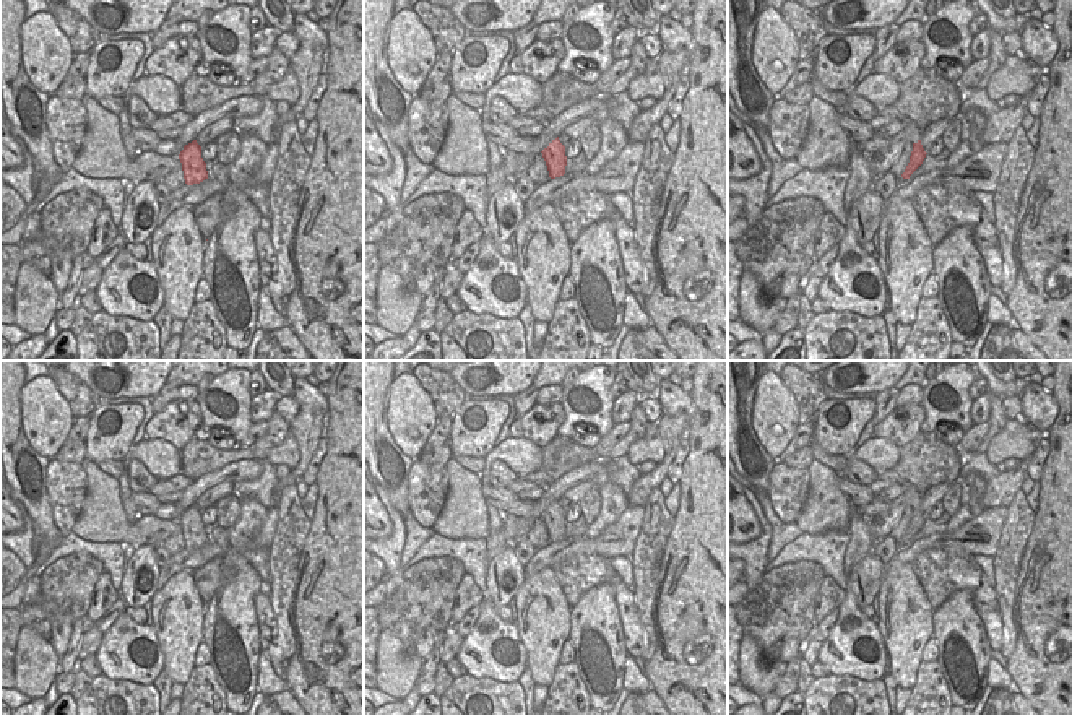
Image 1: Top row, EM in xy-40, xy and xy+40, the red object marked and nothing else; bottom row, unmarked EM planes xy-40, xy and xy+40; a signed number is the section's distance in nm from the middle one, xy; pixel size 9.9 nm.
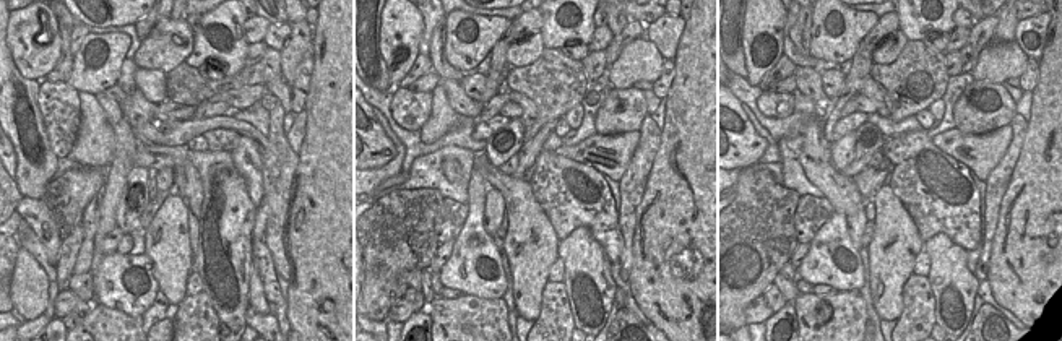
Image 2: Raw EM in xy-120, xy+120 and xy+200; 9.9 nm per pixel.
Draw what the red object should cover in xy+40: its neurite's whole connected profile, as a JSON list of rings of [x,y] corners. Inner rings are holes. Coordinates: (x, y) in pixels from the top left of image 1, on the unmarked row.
[[[911,484],[903,488],[905,488],[905,492],[903,492],[905,512],[903,514],[908,515],[911,520],[901,541],[910,543],[910,540],[923,528],[927,517],[924,515],[921,509],[921,494],[916,491],[916,488],[913,488]]]

